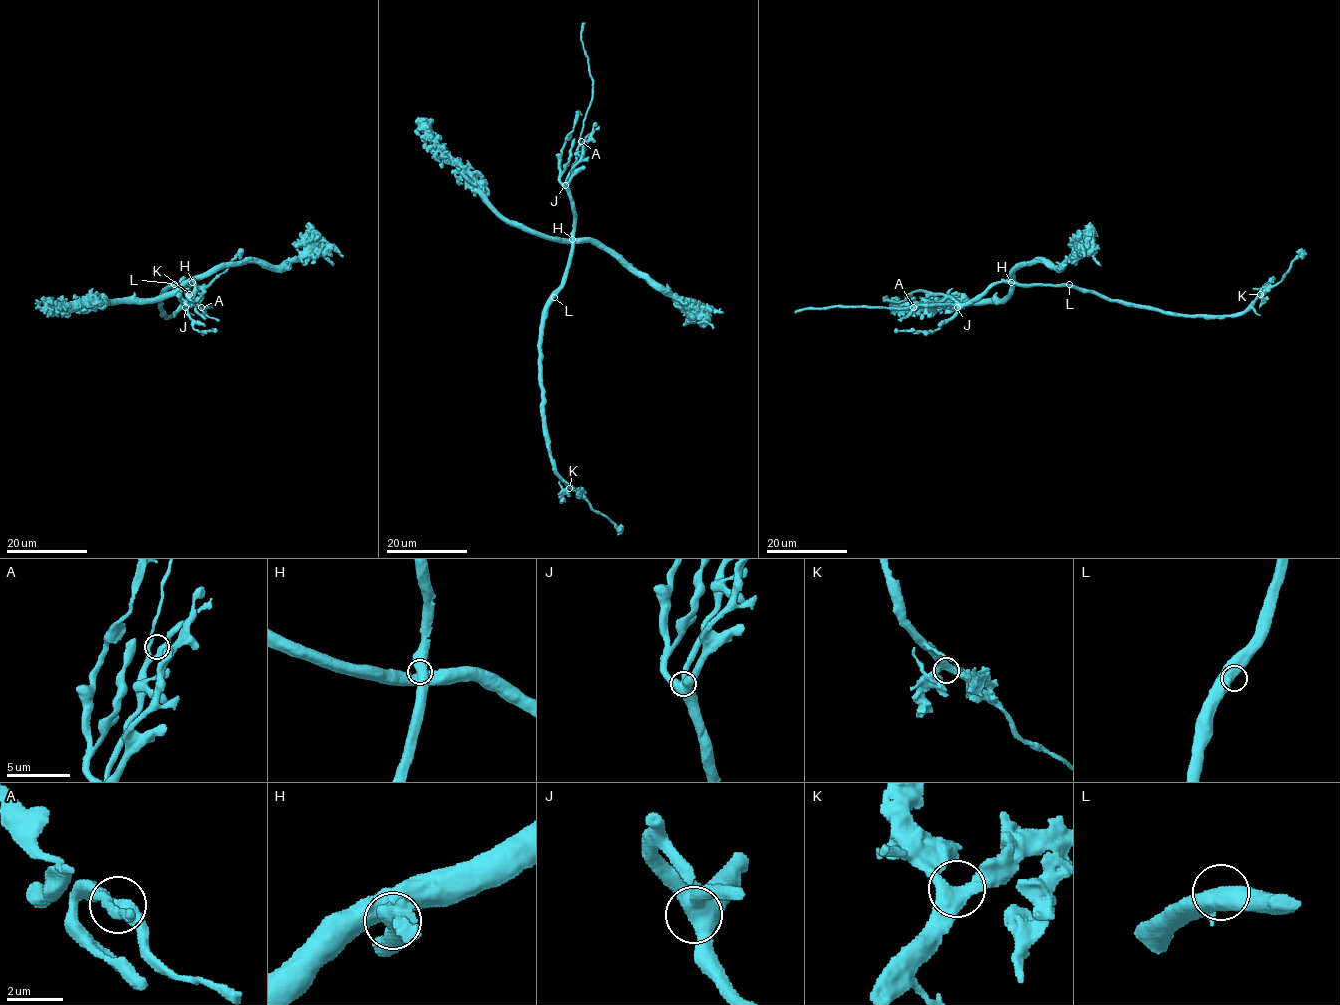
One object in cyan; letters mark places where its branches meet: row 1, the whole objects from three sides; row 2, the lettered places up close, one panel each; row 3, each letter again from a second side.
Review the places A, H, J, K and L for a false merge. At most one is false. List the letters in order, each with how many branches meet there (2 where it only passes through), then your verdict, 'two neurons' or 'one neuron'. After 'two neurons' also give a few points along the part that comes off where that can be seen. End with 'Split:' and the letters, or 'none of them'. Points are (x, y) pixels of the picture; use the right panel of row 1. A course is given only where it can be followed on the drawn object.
A: 2 branches meet; one neuron
H: 3 branches meet; two neurons; foreign part runs (1011, 282), (1074, 286), (1111, 299), (1185, 315), (1226, 315), (1242, 313), (1266, 289), (1277, 284), (1302, 249)
J: 3 branches meet; one neuron
K: 3 branches meet; one neuron
L: 2 branches meet; one neuron
Split: H

